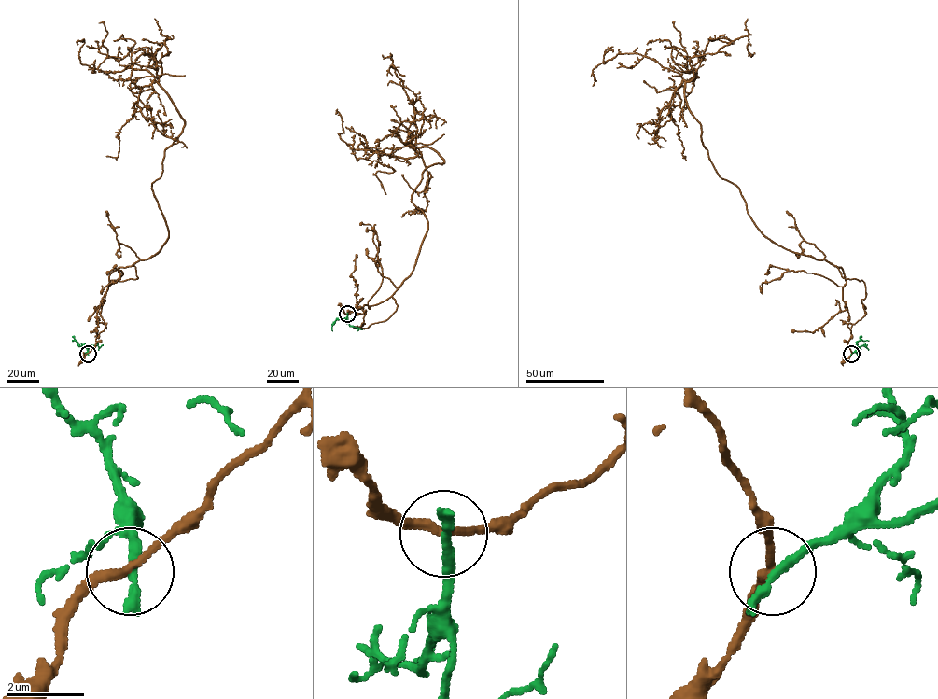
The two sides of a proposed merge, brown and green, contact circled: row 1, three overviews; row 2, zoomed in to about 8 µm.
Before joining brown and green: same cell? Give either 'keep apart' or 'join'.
keep apart

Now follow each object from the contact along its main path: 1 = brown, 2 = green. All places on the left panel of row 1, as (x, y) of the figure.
1: (88, 353), (109, 282), (168, 238), (151, 184), (185, 120), (147, 71), (90, 68), (77, 45)
2: (88, 353), (84, 345), (73, 341)

